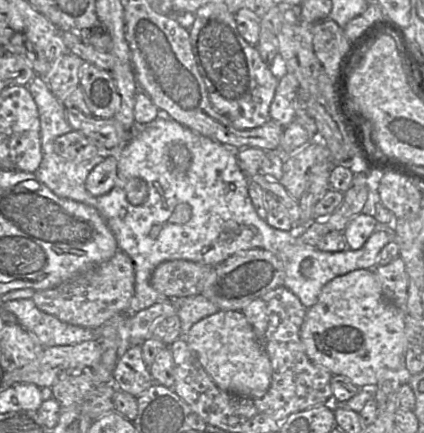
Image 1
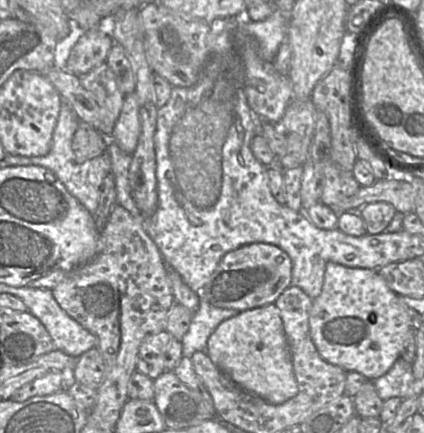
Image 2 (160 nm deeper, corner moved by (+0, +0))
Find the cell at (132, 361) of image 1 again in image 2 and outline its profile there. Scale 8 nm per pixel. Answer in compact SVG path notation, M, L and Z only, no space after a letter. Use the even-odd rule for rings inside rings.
M166 330L145 338L139 348L136 372L152 380L162 375L166 371L166 351L173 339Z

